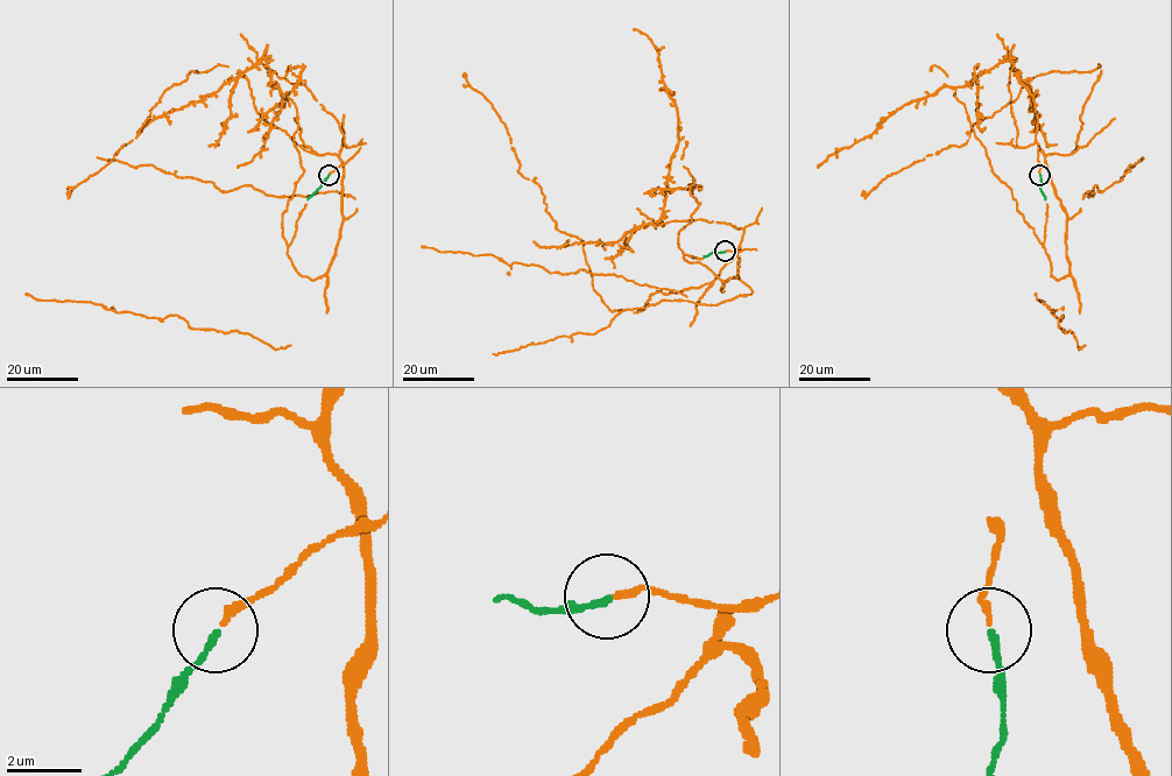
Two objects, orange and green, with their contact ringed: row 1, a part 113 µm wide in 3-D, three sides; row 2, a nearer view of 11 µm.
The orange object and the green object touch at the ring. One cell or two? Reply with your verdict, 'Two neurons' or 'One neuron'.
One neuron

